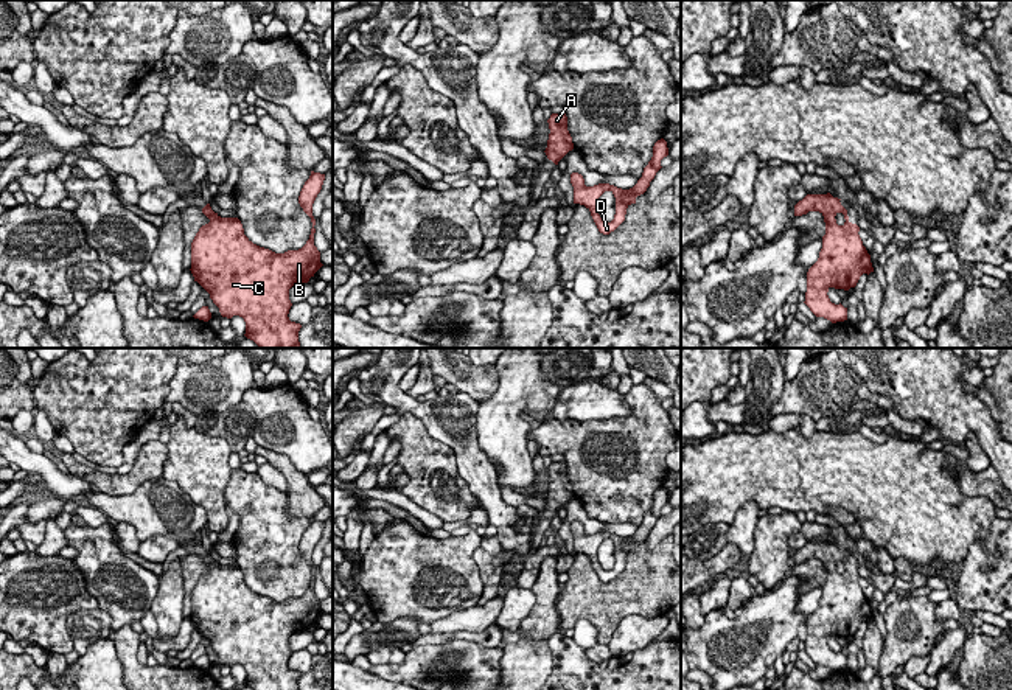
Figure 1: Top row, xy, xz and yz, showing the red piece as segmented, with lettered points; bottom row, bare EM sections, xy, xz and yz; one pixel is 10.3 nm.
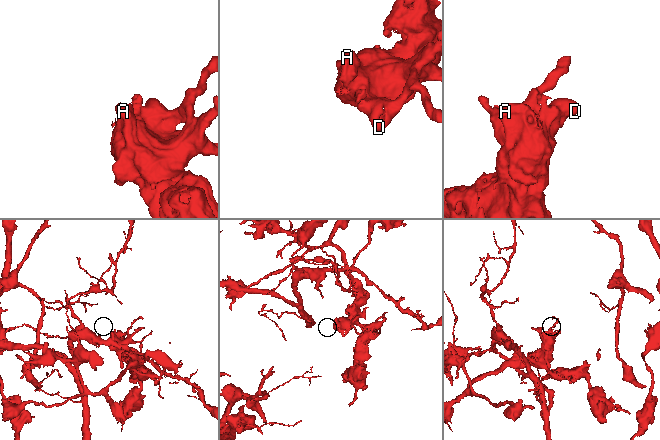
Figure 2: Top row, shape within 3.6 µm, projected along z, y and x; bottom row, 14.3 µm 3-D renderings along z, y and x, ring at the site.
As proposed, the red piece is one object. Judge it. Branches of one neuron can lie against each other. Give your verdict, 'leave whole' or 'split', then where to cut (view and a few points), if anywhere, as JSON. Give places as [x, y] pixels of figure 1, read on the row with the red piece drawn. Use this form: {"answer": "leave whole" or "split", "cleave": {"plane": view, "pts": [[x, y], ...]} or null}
{"answer": "leave whole", "cleave": null}

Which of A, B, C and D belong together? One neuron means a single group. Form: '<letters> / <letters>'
A B C D

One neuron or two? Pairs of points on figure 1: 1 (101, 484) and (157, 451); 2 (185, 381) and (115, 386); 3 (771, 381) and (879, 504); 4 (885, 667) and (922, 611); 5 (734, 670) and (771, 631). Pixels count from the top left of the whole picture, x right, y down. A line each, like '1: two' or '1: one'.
1: one
2: two
3: two
4: one
5: one

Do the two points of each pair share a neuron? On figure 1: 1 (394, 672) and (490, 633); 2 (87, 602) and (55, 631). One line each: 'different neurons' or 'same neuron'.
1: different neurons
2: same neuron

